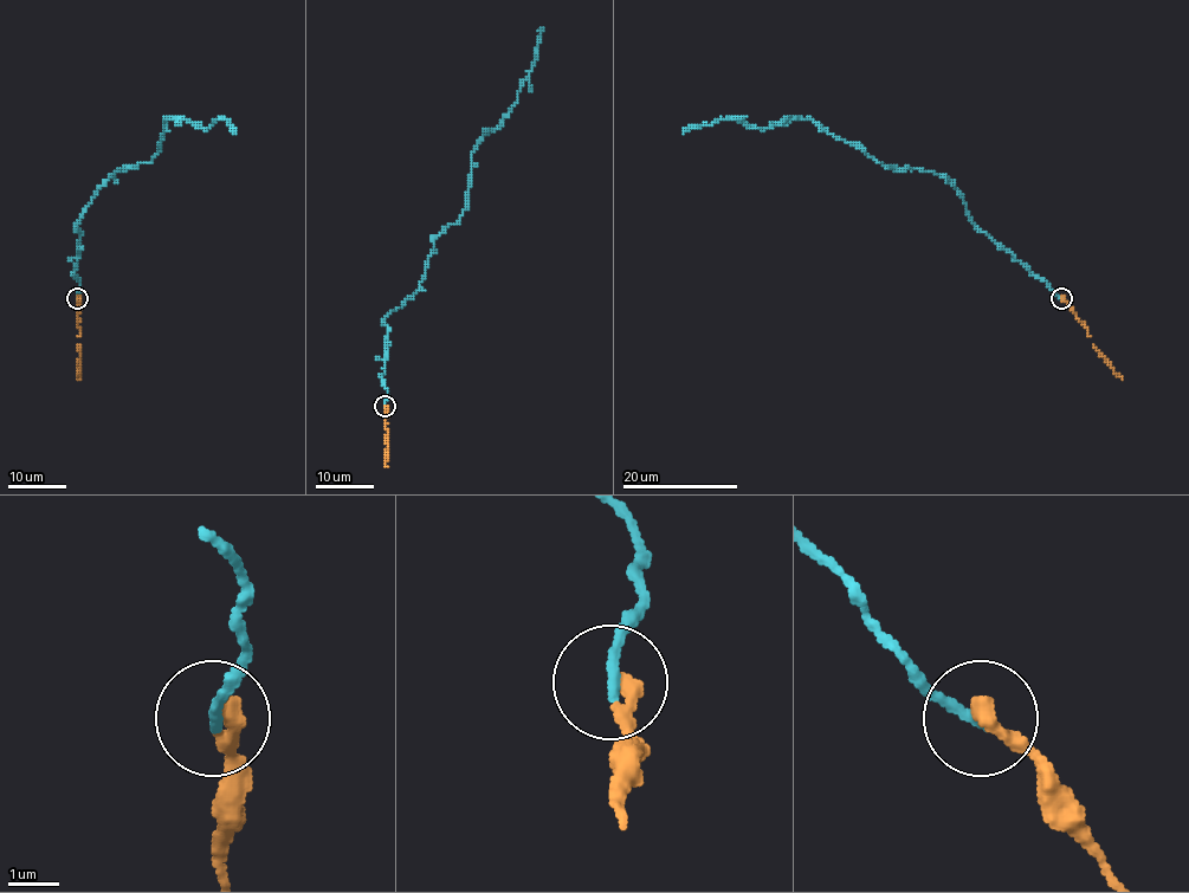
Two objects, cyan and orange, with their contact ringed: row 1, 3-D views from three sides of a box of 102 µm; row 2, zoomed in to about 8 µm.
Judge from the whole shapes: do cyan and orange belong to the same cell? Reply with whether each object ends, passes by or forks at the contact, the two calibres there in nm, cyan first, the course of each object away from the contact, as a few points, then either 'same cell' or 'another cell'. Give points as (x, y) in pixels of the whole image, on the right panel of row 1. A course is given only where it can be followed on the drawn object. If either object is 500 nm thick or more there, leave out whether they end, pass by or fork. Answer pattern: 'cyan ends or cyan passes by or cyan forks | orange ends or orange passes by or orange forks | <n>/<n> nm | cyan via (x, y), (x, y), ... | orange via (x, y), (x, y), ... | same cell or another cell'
cyan ends | orange ends | 240/400 nm | cyan via (1063, 299), (971, 220), (960, 192), (942, 175), (895, 169), (801, 117), (763, 130), (724, 118), (683, 133) | orange via (1063, 299), (1086, 329), (1096, 349), (1123, 379) | same cell

